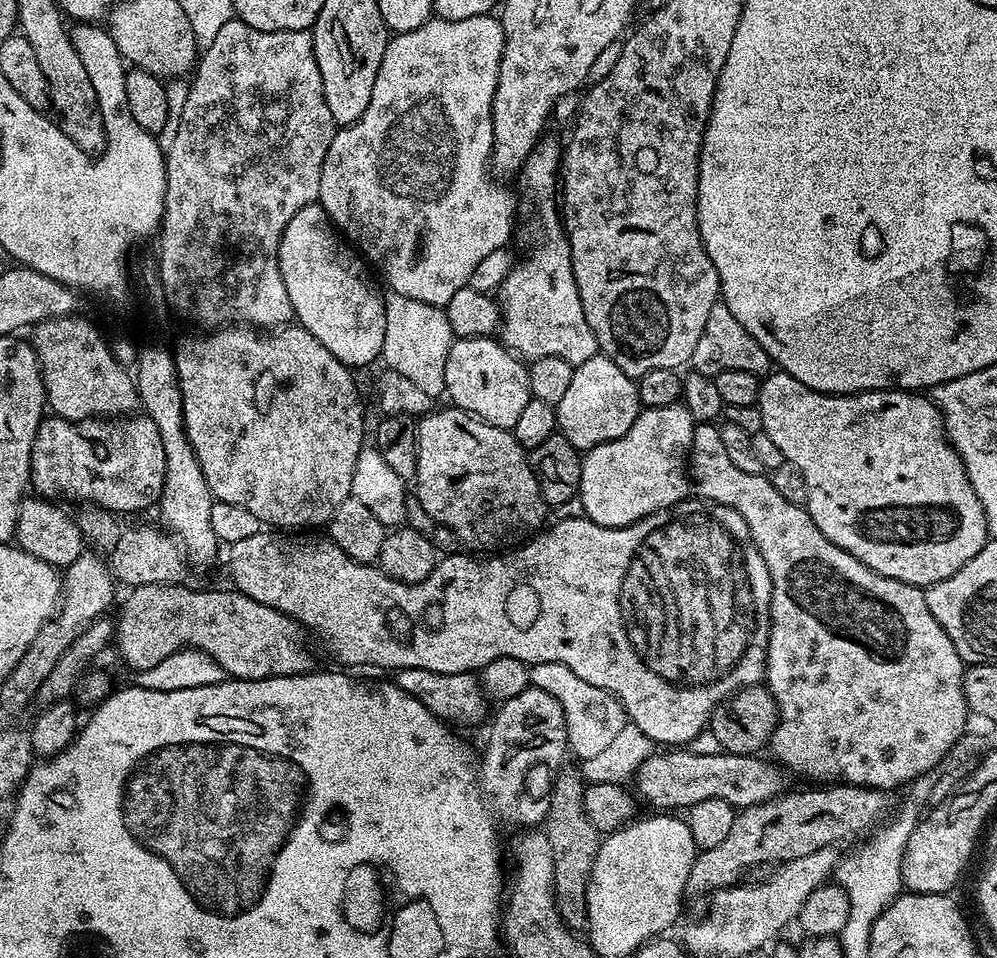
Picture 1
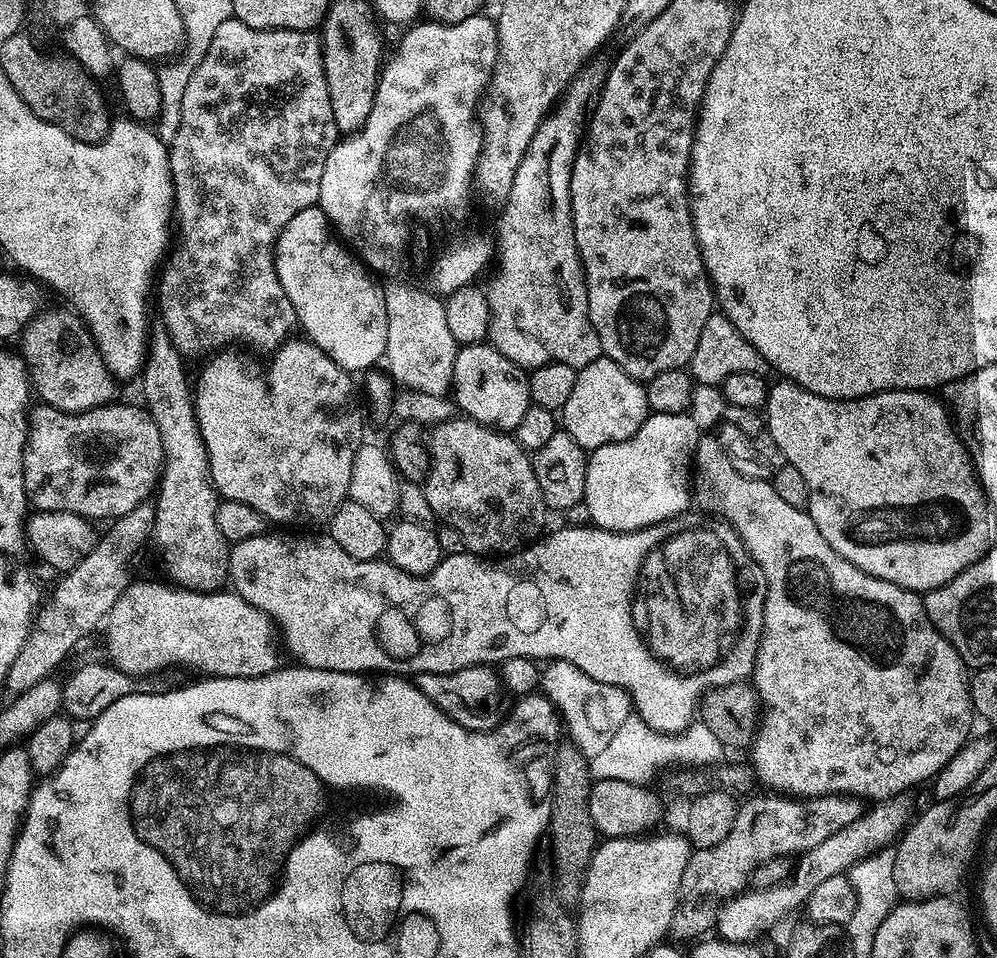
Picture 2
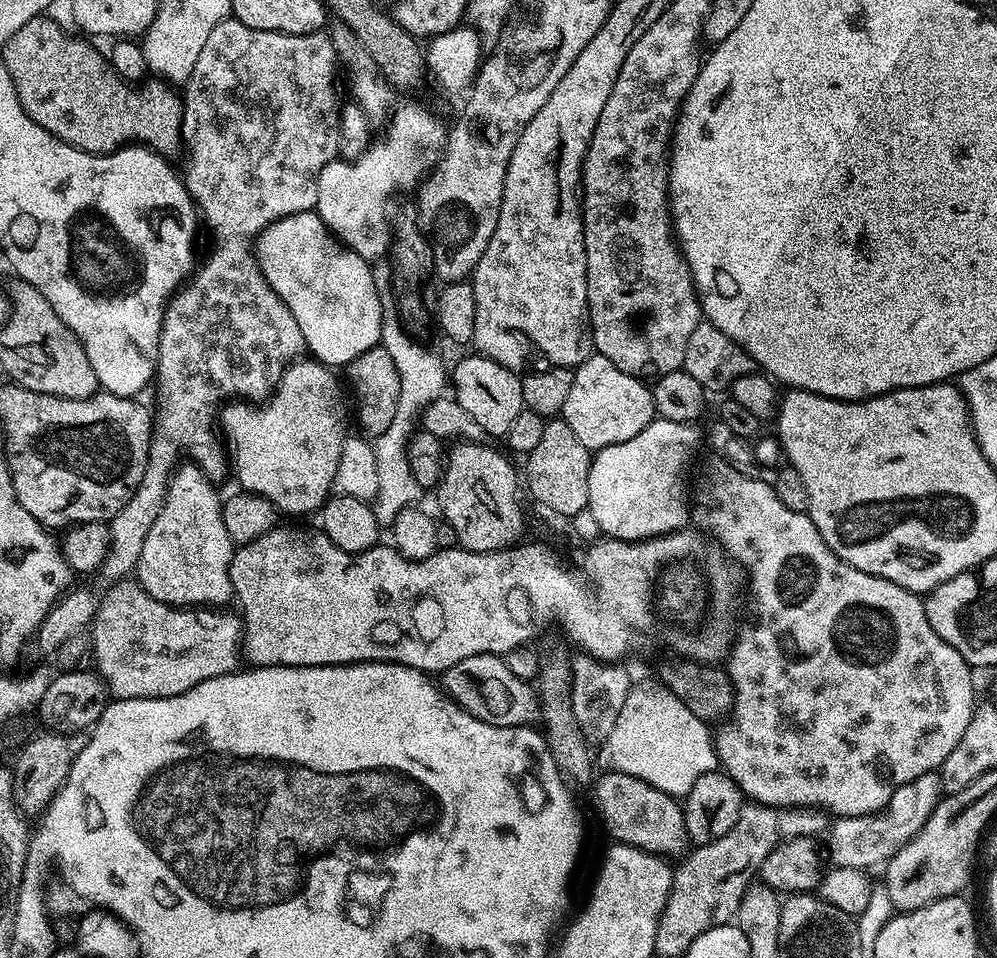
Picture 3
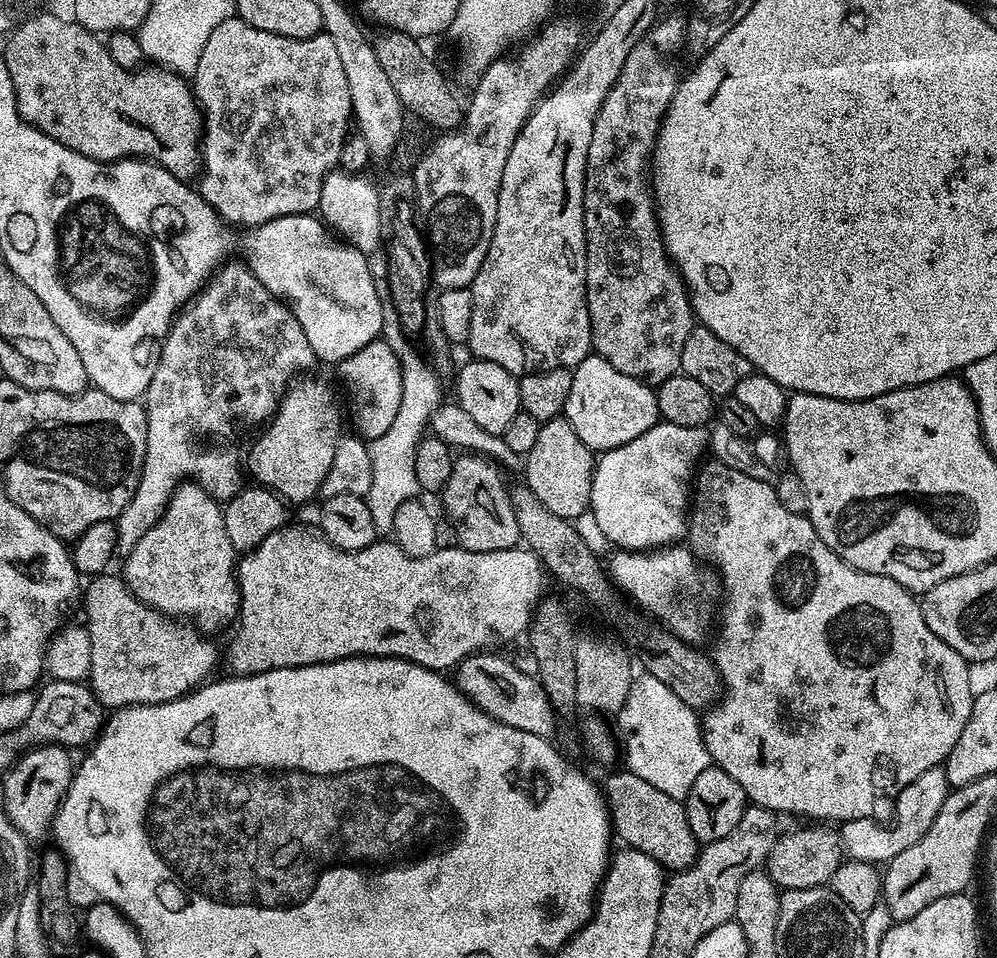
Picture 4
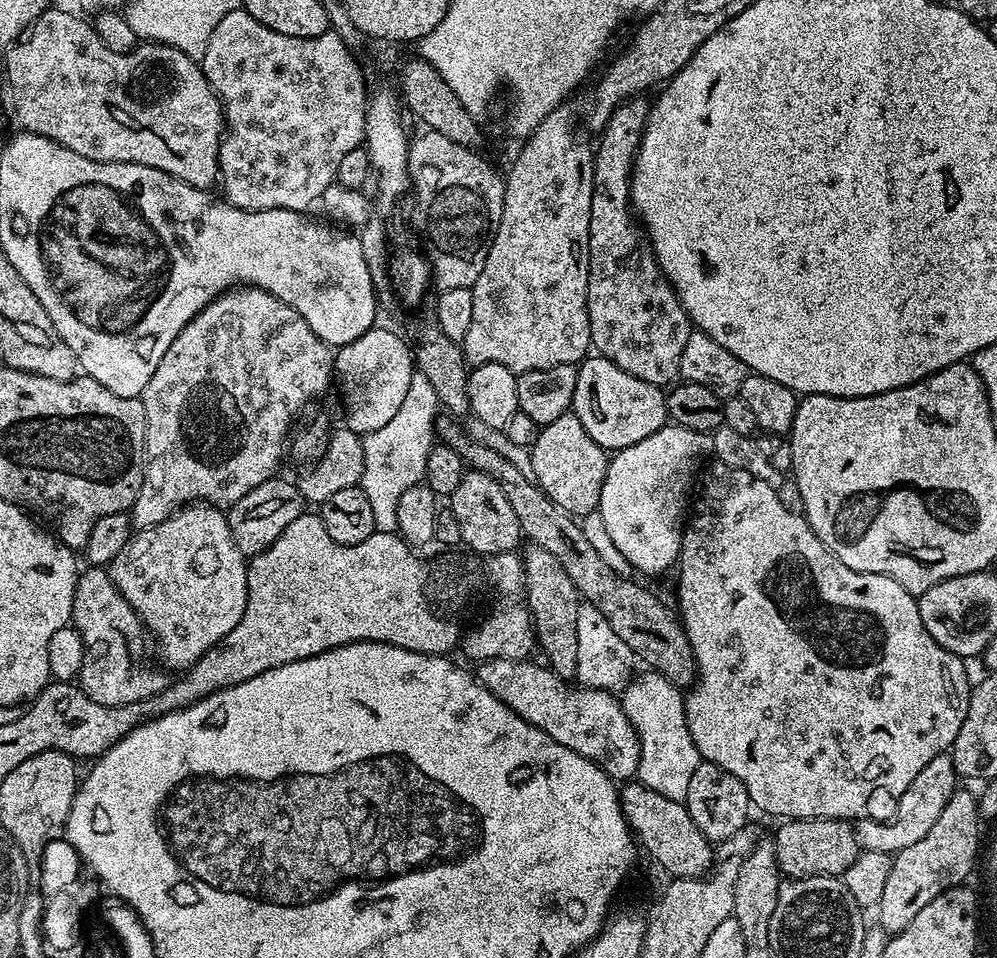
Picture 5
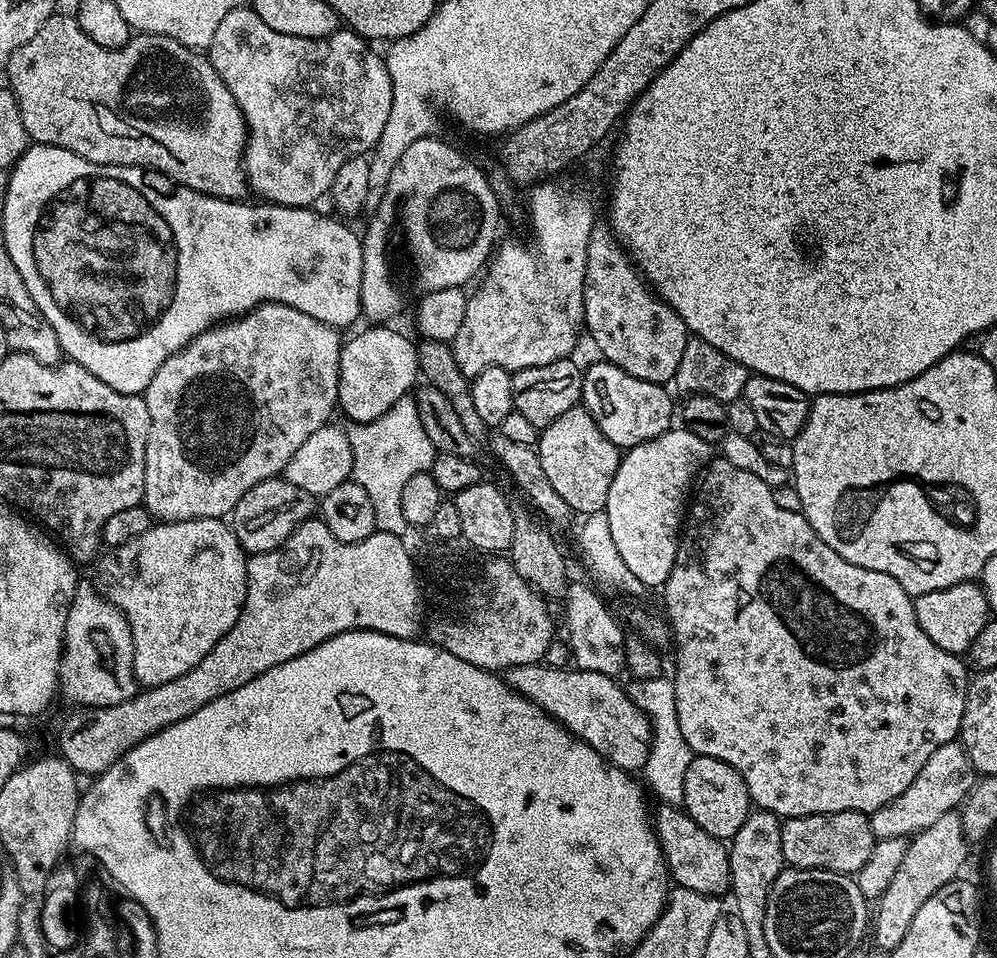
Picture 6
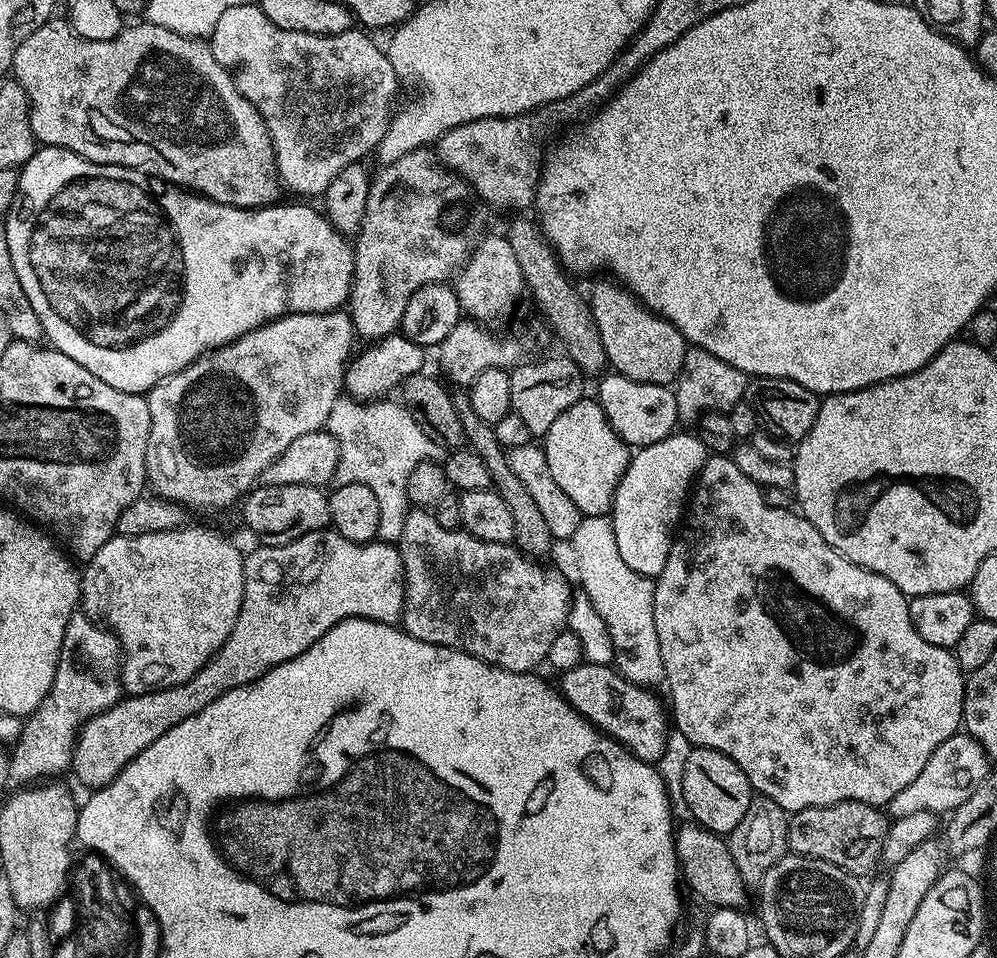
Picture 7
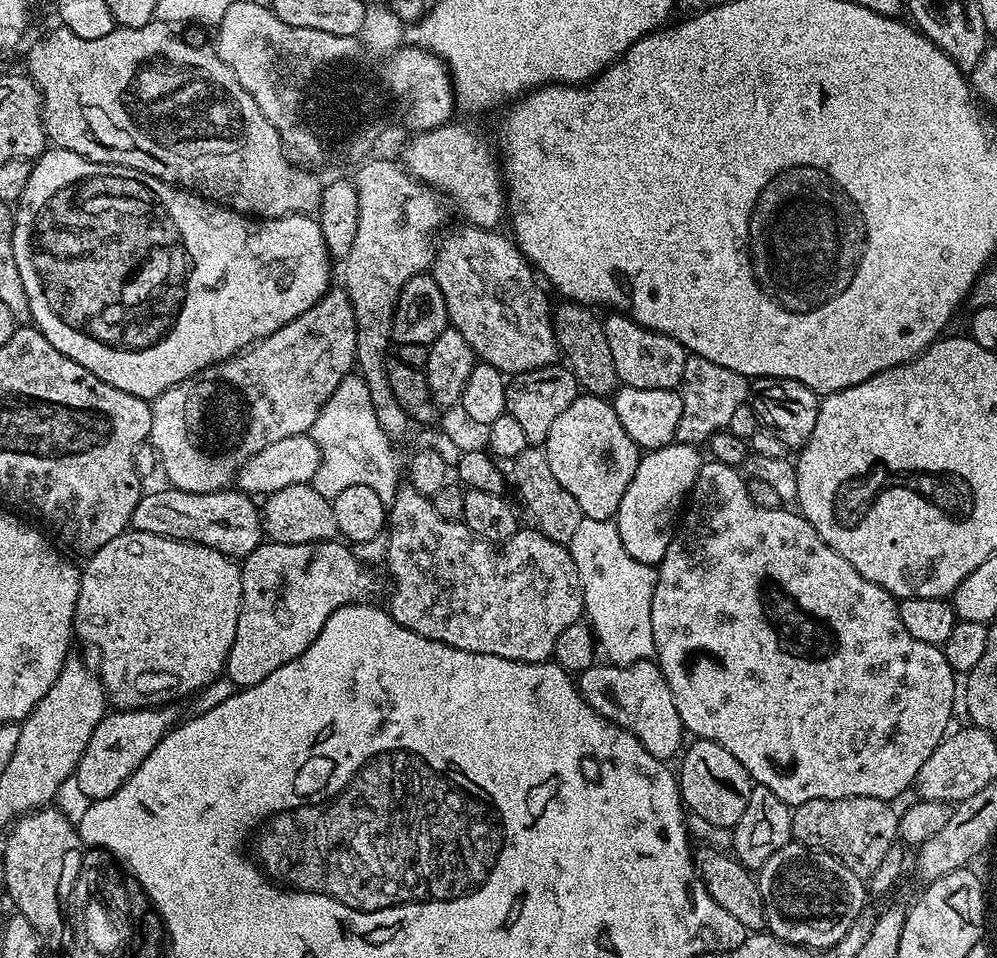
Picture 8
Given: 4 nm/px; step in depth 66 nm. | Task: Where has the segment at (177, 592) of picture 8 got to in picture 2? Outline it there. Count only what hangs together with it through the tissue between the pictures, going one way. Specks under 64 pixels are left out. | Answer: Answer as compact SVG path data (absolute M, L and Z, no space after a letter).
M156 322L149 327L146 333L146 355L144 357L143 368L139 373L138 381L140 380L140 388L144 391L143 403L146 405L148 413L154 418L154 422L158 426L160 431L160 437L164 443L164 466L160 473L160 479L158 481L158 491L154 496L154 503L156 506L156 527L154 529L154 544L160 547L160 560L164 563L164 568L168 571L167 579L171 581L173 585L187 588L190 592L214 592L225 587L228 580L228 549L230 547L228 541L222 538L222 534L218 530L216 525L216 506L218 503L218 493L216 487L212 484L212 478L208 475L208 455L206 454L206 446L202 442L200 437L200 428L196 424L196 409L194 407L193 391L190 389L190 380L188 384L188 378L184 374L185 361L180 352L173 346L173 342L168 337L168 331L164 329L163 323Z

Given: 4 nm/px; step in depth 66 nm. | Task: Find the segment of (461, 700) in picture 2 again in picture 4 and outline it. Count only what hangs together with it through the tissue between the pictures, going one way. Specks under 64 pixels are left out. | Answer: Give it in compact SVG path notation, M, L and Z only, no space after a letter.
M481 650L467 656L454 669L454 683L471 704L481 708L490 718L530 734L555 737L558 717L546 698L546 690L537 677L518 670L507 655L495 656L492 650Z

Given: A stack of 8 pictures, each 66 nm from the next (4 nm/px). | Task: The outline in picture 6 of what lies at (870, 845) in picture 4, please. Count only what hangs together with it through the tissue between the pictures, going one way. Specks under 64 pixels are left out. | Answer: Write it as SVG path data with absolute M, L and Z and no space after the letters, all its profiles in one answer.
M953 742L938 746L938 750L930 754L926 766L918 770L918 778L914 778L914 782L910 782L910 786L906 786L906 790L902 790L902 794L894 798L894 802L871 813L870 819L876 839L886 840L899 836L911 838L923 828L934 826L934 822L938 822L942 814L957 811L977 783L978 773L973 768L963 744Z

